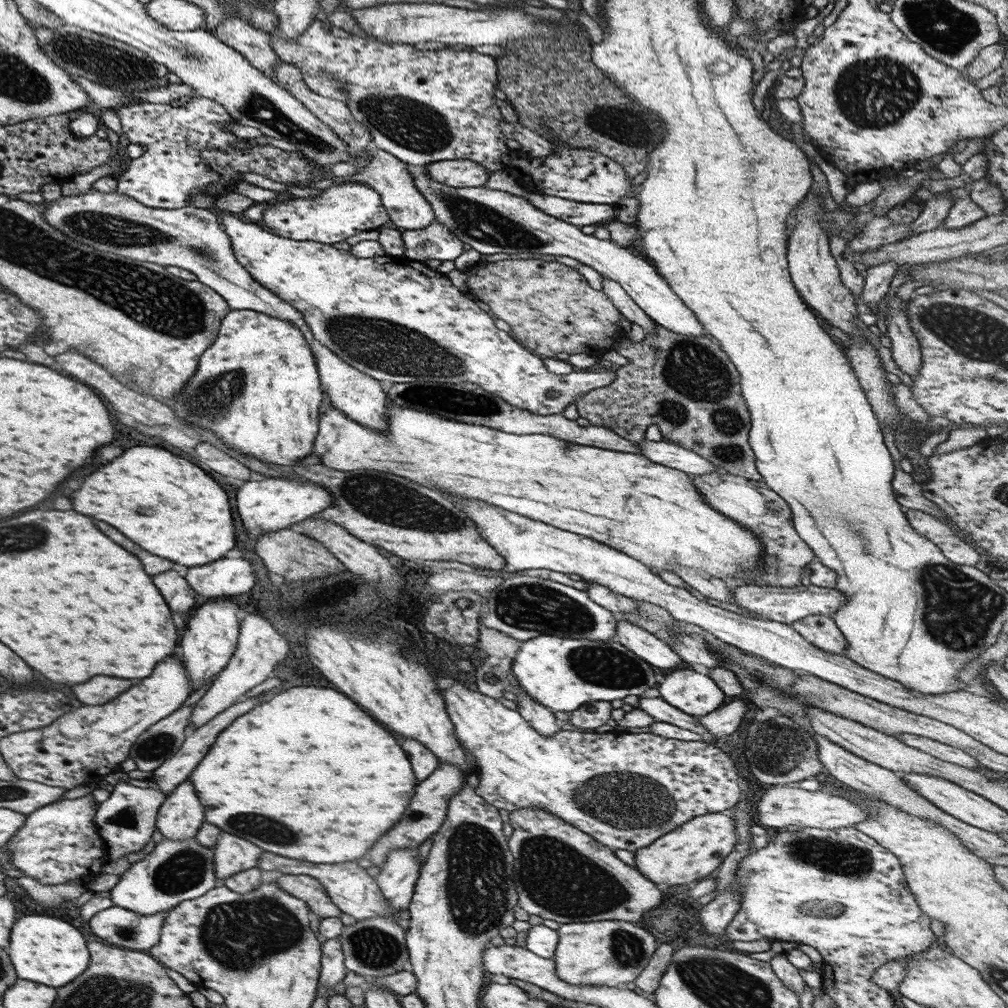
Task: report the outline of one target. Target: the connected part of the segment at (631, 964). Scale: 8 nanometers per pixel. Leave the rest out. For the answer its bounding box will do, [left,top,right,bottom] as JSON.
[551,921,657,987]

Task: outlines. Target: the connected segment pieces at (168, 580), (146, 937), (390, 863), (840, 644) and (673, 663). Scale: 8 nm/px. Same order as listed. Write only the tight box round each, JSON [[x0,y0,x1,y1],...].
[[153,569,197,616],[87,906,167,952],[374,848,419,912],[791,615,845,655],[615,617,685,672]]

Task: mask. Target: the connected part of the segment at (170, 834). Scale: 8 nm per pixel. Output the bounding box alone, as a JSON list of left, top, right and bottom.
[155,782,203,842]

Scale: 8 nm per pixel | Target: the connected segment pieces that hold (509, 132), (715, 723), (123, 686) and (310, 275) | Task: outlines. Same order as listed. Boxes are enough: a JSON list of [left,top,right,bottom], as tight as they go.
[[497,118,553,157],[698,700,747,742],[71,676,133,704],[212,209,615,416]]

